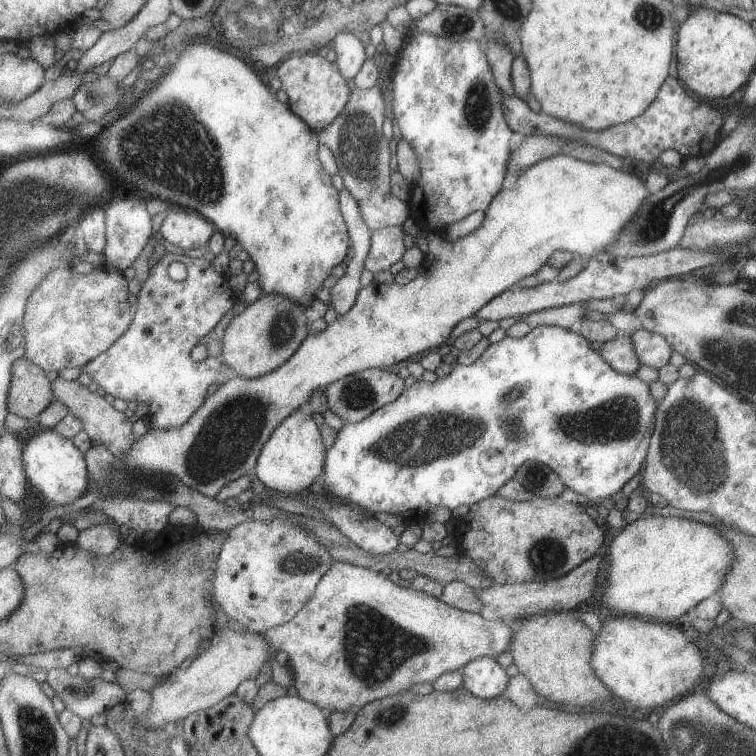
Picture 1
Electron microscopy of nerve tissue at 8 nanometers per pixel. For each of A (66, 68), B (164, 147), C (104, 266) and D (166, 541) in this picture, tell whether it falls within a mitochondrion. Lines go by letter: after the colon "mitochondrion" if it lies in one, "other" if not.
A: other
B: mitochondrion
C: other
D: other

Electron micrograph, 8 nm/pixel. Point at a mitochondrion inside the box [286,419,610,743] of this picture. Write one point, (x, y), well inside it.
(375, 648)

